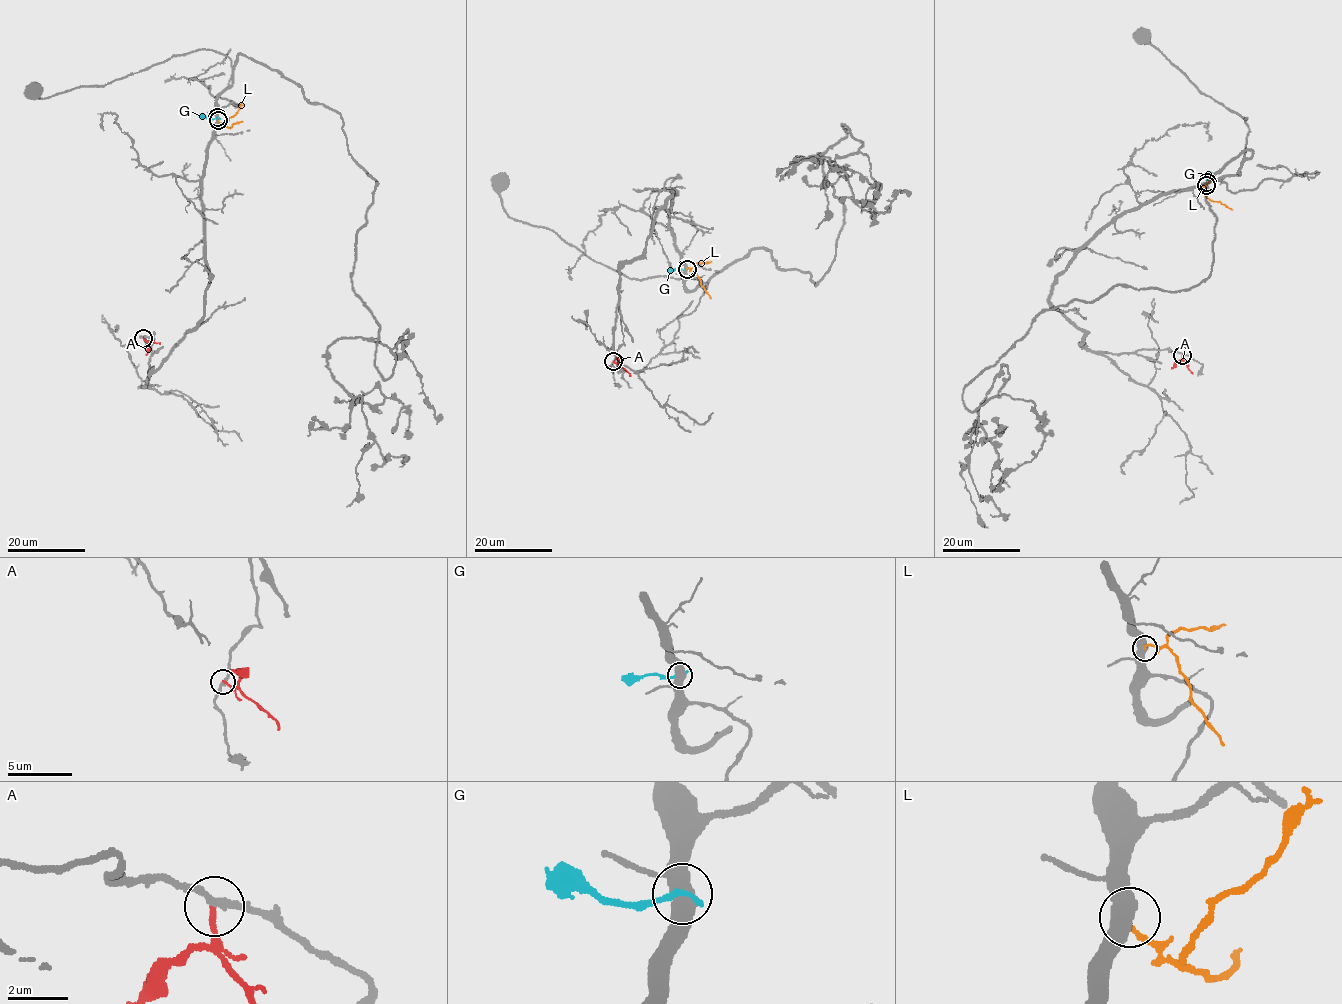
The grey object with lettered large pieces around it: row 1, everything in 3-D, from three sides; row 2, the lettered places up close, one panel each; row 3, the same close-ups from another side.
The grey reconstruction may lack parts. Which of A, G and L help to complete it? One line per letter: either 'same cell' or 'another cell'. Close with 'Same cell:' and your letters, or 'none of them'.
A: another cell
G: another cell
L: same cell
Same cell: L

